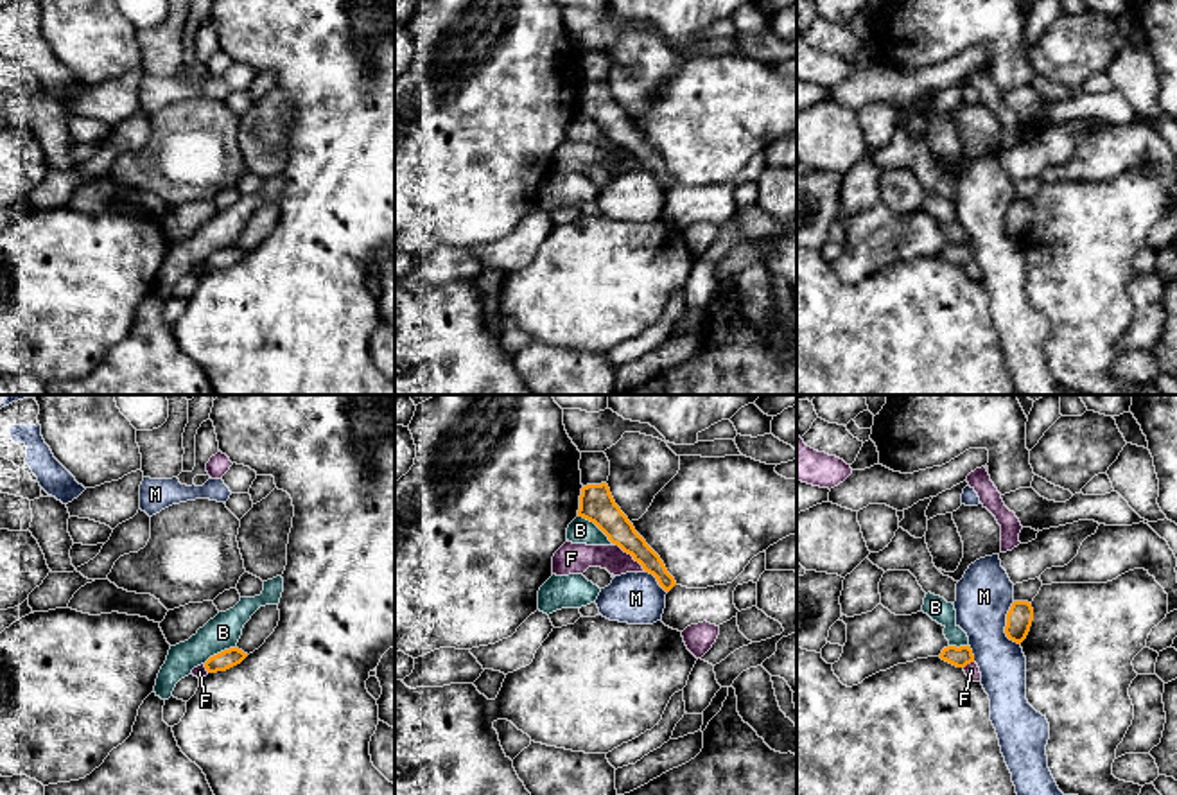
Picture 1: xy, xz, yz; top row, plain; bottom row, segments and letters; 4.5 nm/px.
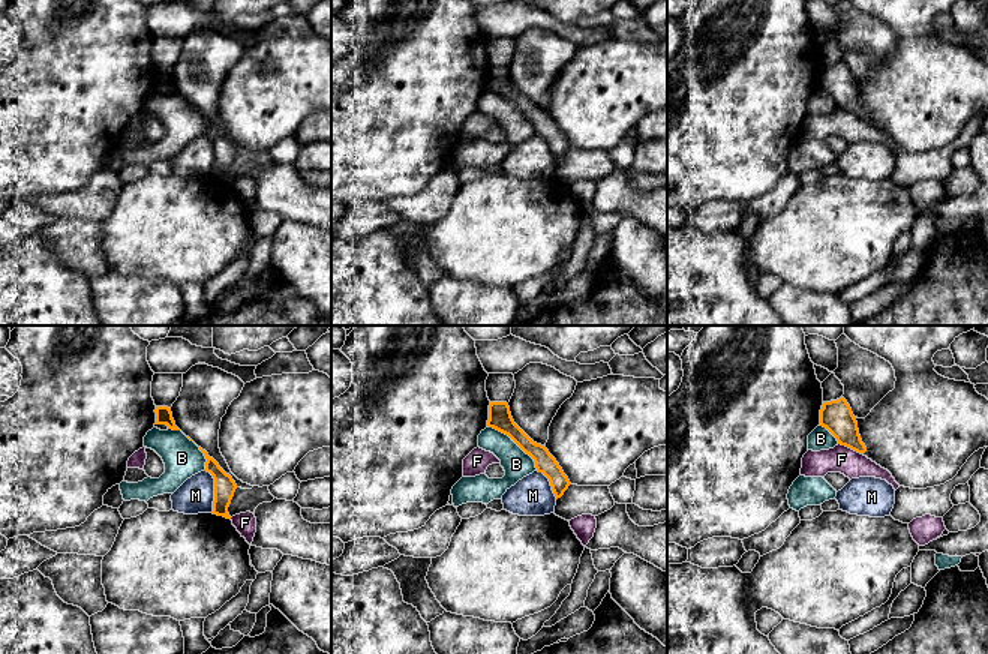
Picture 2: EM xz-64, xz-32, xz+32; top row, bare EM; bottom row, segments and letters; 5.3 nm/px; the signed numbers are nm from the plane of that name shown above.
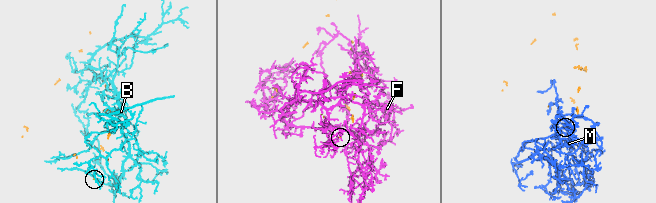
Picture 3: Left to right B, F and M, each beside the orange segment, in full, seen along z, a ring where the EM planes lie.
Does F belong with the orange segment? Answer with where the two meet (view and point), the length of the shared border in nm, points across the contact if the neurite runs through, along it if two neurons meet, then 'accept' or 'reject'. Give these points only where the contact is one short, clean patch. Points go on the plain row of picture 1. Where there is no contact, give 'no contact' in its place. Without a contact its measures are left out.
contact xz (632, 153); length 190 nm; reject

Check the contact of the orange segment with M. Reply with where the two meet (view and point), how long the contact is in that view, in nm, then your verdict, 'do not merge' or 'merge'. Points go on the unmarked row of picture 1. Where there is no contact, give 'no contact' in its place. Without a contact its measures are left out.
meets orange in yz at (1007, 223); contact 200 nm long; do not merge

